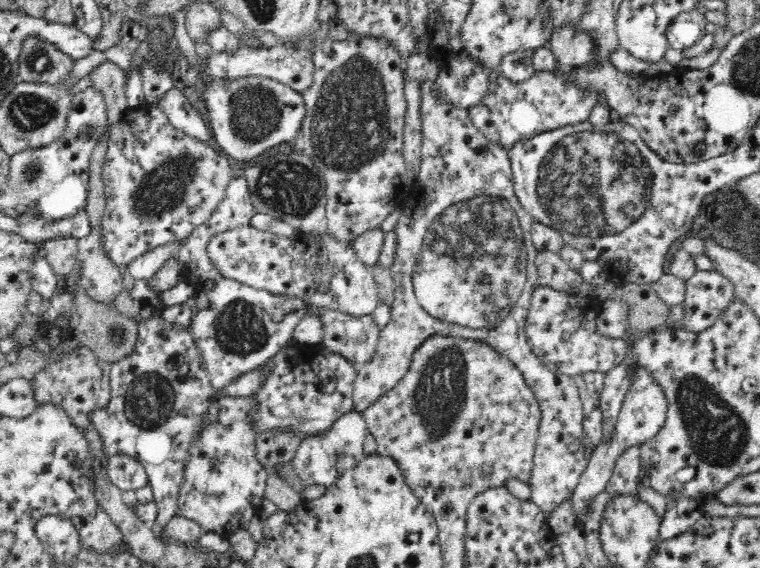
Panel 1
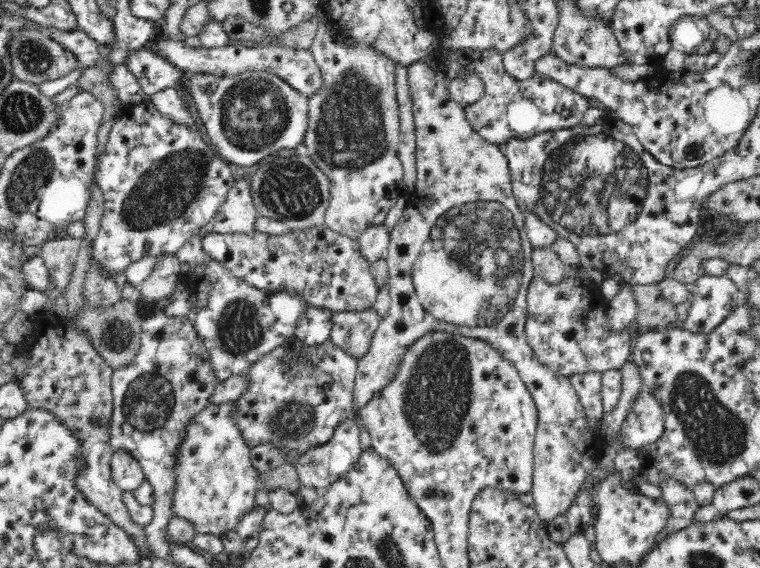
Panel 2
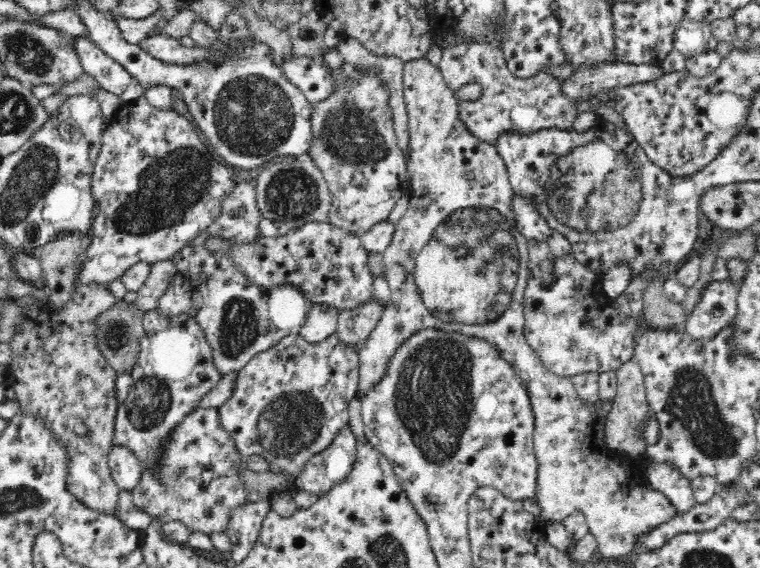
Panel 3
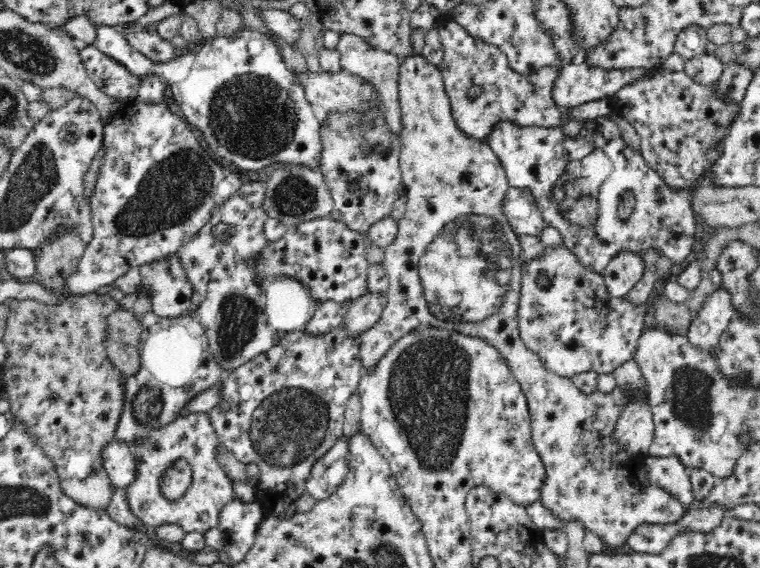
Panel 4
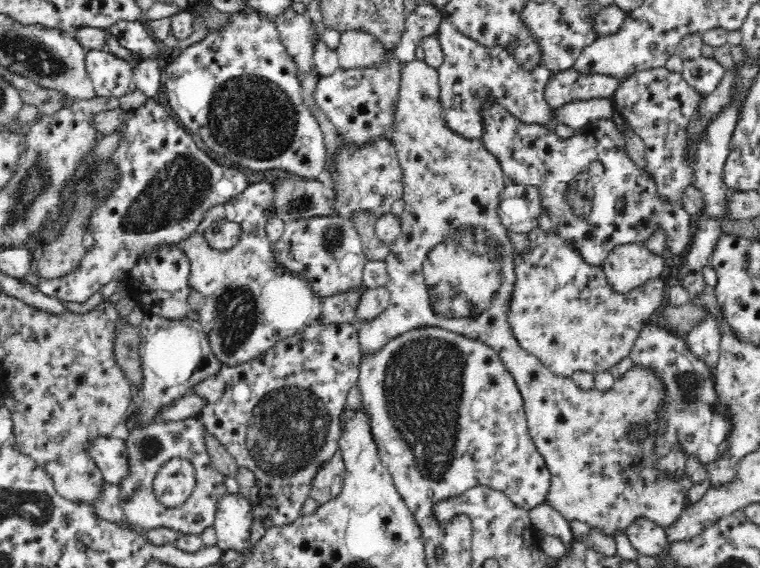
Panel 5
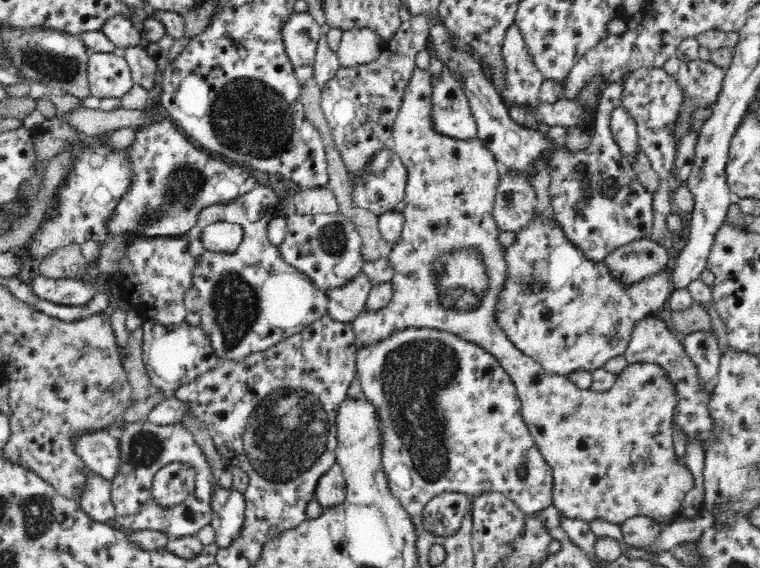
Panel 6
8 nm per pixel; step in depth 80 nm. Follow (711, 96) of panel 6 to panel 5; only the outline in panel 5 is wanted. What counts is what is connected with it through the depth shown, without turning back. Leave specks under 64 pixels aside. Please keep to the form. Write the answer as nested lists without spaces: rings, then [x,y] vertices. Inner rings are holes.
[[[699,57],[683,61],[682,77],[708,96],[718,86],[723,68],[714,58]]]

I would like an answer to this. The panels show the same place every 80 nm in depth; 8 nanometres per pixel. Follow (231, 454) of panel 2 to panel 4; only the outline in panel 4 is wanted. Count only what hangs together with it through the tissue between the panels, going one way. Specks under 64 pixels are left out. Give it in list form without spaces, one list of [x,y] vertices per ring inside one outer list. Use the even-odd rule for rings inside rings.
[[[192,412],[192,414],[183,416],[173,424],[155,431],[150,438],[142,440],[138,446],[133,447],[134,455],[138,460],[137,478],[126,490],[128,491],[132,513],[142,519],[145,528],[151,530],[161,524],[178,523],[184,527],[187,533],[194,531],[205,533],[210,528],[218,528],[221,525],[221,513],[232,502],[238,500],[236,490],[234,490],[234,479],[230,477],[220,461],[222,446],[209,412]],[[178,460],[185,460],[190,465],[190,484],[186,487],[186,492],[182,494],[181,499],[169,500],[162,491],[160,480],[164,480],[166,470],[172,466],[172,462],[178,462]]]

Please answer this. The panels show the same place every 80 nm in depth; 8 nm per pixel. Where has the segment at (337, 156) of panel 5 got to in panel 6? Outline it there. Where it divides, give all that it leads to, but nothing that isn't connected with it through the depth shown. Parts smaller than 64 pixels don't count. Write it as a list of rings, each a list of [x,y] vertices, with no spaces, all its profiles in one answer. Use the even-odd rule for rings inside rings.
[[[382,147],[370,156],[358,171],[347,170],[352,189],[352,200],[356,208],[366,208],[374,214],[381,215],[394,211],[395,205],[405,196],[407,170],[396,151]]]

